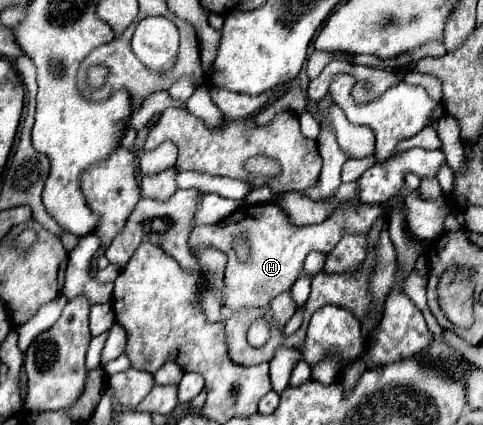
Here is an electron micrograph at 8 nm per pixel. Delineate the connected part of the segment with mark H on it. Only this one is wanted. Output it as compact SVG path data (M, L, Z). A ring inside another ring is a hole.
M277 203L267 205L243 205L225 221L219 221L215 225L201 225L193 229L191 233L191 245L193 249L201 245L209 245L215 249L221 249L227 255L227 267L225 267L225 293L223 301L229 311L237 311L241 307L265 307L283 291L289 291L295 283L295 279L303 271L303 263L307 253L321 251L329 253L345 233L367 233L373 225L373 221L383 213L385 209L381 205L349 205L343 209L337 209L329 219L325 219L319 225L305 225L297 227L289 221L289 215L285 209ZM237 233L245 233L251 243L251 261L241 263L233 251L233 237Z

